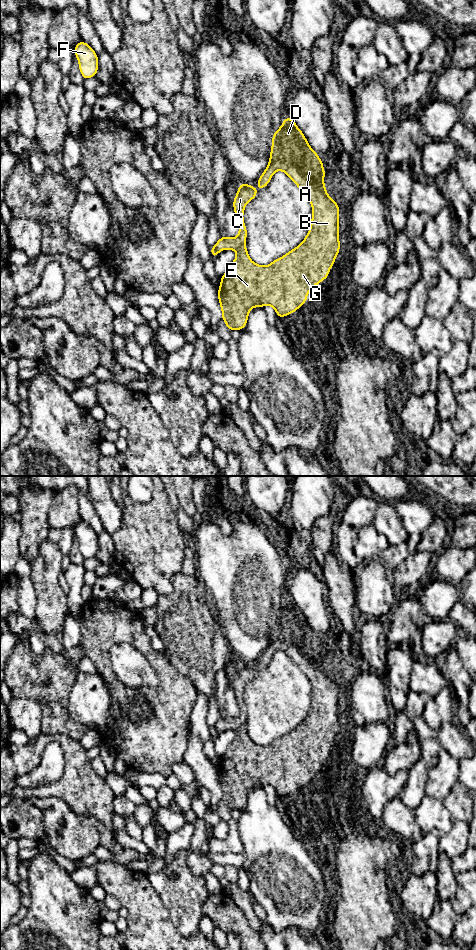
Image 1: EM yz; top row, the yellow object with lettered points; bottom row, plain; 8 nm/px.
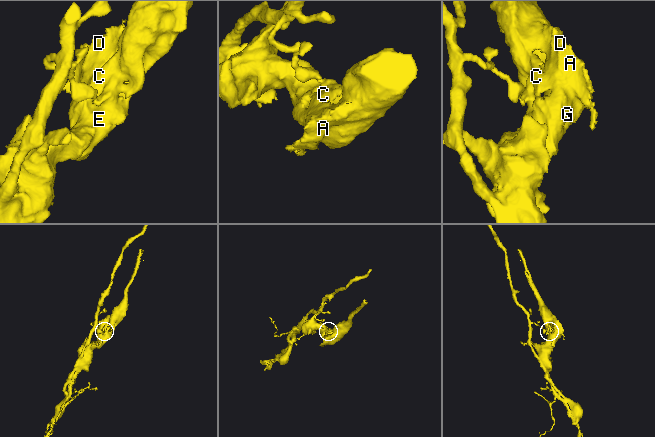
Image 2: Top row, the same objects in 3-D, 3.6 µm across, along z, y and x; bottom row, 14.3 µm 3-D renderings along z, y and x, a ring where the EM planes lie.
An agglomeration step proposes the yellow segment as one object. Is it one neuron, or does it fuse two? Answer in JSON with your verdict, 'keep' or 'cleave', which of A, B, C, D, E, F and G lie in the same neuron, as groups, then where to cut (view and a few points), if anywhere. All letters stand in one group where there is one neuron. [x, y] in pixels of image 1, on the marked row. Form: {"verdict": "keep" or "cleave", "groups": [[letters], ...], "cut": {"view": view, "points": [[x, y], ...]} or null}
{"verdict": "cleave", "groups": [["A", "B", "C", "D", "E", "G"], ["F"]], "cut": {"view": "yz", "points": [[215, 246], [219, 250]]}}

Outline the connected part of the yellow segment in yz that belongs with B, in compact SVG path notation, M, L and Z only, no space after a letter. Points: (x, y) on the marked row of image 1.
M292 117L284 118L283 125L272 134L273 144L269 164L257 180L259 189L265 188L276 170L285 172L300 188L311 202L313 217L311 227L303 242L283 257L274 260L268 266L261 266L251 261L248 256L245 241L247 229L243 219L245 205L257 196L257 191L249 184L239 183L238 192L234 198L233 208L239 224L239 235L236 238L222 236L215 245L219 250L232 249L237 252L236 259L220 278L218 299L222 308L222 319L230 331L242 330L248 319L251 308L271 305L279 318L289 315L307 301L307 293L326 280L329 276L335 258L339 253L339 206L328 196L323 181L327 174L323 170L323 162L308 144L304 134L296 126Z

